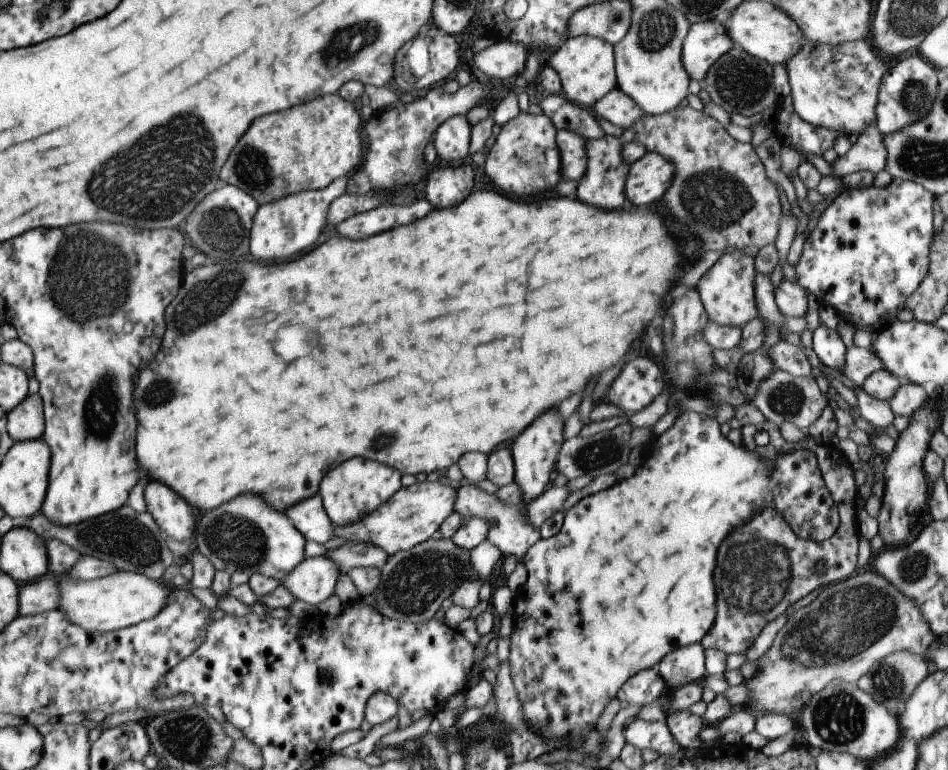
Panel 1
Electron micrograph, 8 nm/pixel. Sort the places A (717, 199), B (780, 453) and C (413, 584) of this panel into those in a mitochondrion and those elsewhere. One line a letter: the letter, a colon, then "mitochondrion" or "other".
A: mitochondrion
B: other
C: mitochondrion

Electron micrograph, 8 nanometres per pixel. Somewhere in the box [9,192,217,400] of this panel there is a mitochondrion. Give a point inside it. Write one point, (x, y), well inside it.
(85, 274)

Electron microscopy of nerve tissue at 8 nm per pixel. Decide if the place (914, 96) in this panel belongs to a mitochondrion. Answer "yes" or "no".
yes

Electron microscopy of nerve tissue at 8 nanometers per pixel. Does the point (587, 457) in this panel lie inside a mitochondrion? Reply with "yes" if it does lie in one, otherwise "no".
yes

